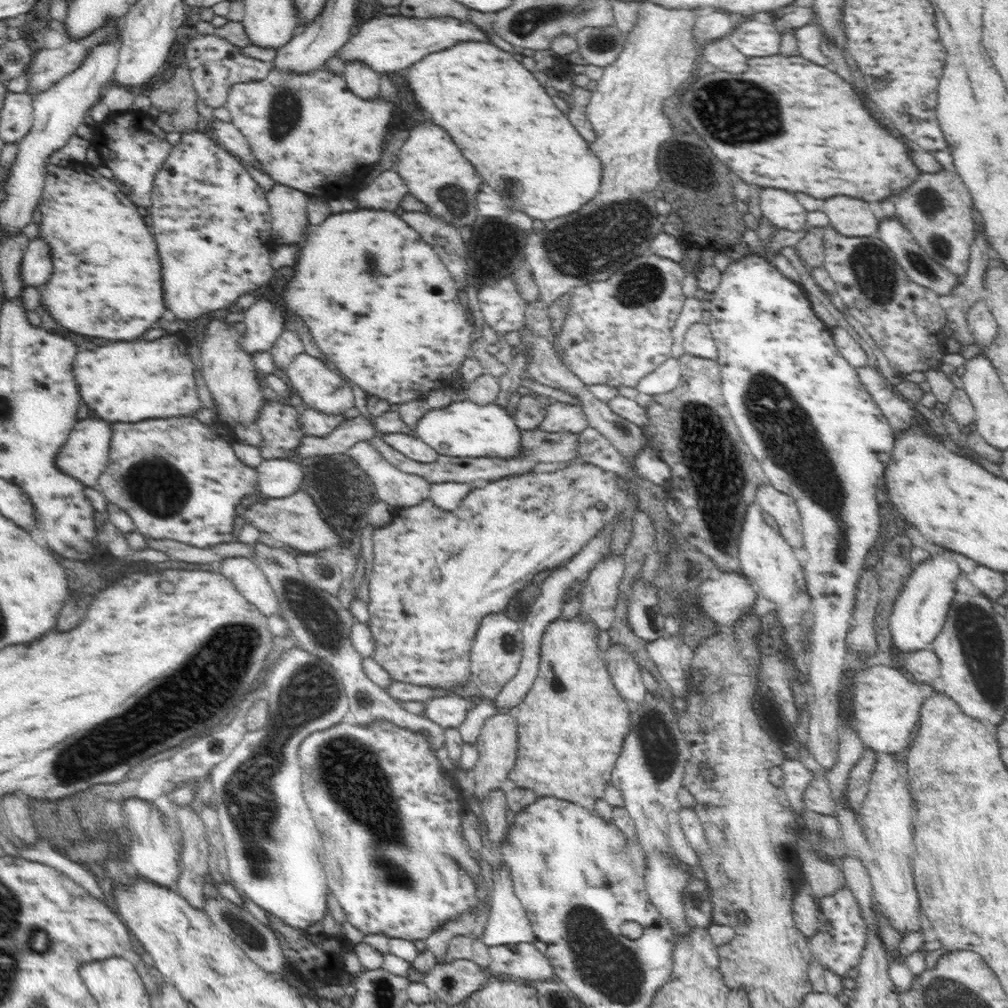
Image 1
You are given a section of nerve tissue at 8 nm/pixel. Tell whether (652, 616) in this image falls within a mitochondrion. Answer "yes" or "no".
no

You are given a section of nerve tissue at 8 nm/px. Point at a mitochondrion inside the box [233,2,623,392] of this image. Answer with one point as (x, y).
(285, 113)

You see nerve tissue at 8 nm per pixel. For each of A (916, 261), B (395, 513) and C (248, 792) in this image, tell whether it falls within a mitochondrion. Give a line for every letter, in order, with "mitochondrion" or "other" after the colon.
A: mitochondrion
B: other
C: mitochondrion

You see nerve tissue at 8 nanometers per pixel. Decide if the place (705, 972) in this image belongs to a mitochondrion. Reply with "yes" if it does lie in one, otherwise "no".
no

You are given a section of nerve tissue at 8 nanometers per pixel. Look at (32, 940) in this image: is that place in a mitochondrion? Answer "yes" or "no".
yes

